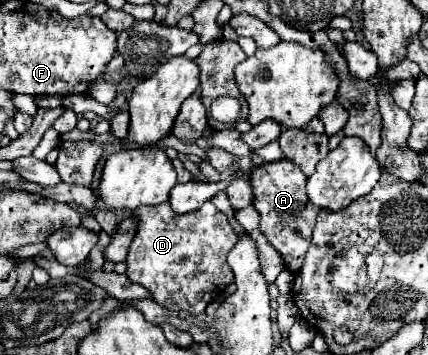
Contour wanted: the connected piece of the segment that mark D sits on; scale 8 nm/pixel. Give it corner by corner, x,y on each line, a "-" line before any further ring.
211,201
185,215
177,215
169,203
161,203
157,207
137,207
131,217
137,221
137,233
127,253
127,277
149,289
153,301
161,303
169,311
199,315
205,311
209,301
223,295
225,287
233,281
233,271
227,265
227,253
235,247
237,233
231,229
225,213
221,213

